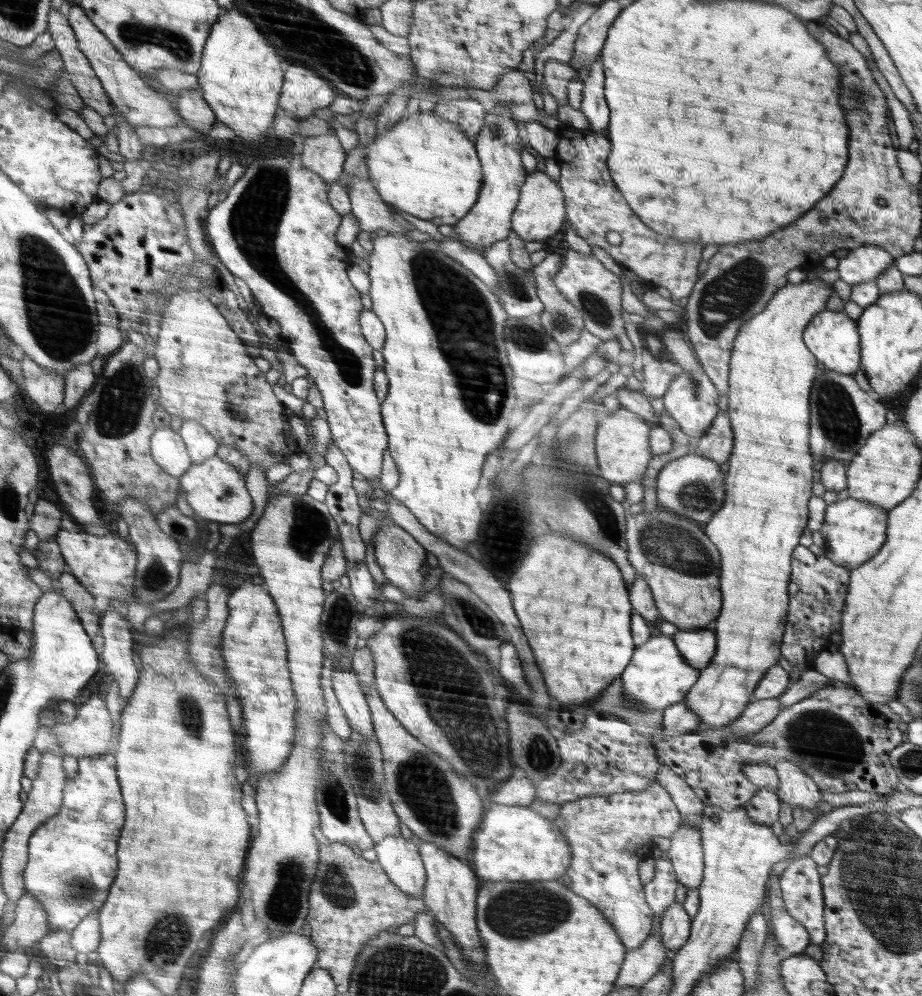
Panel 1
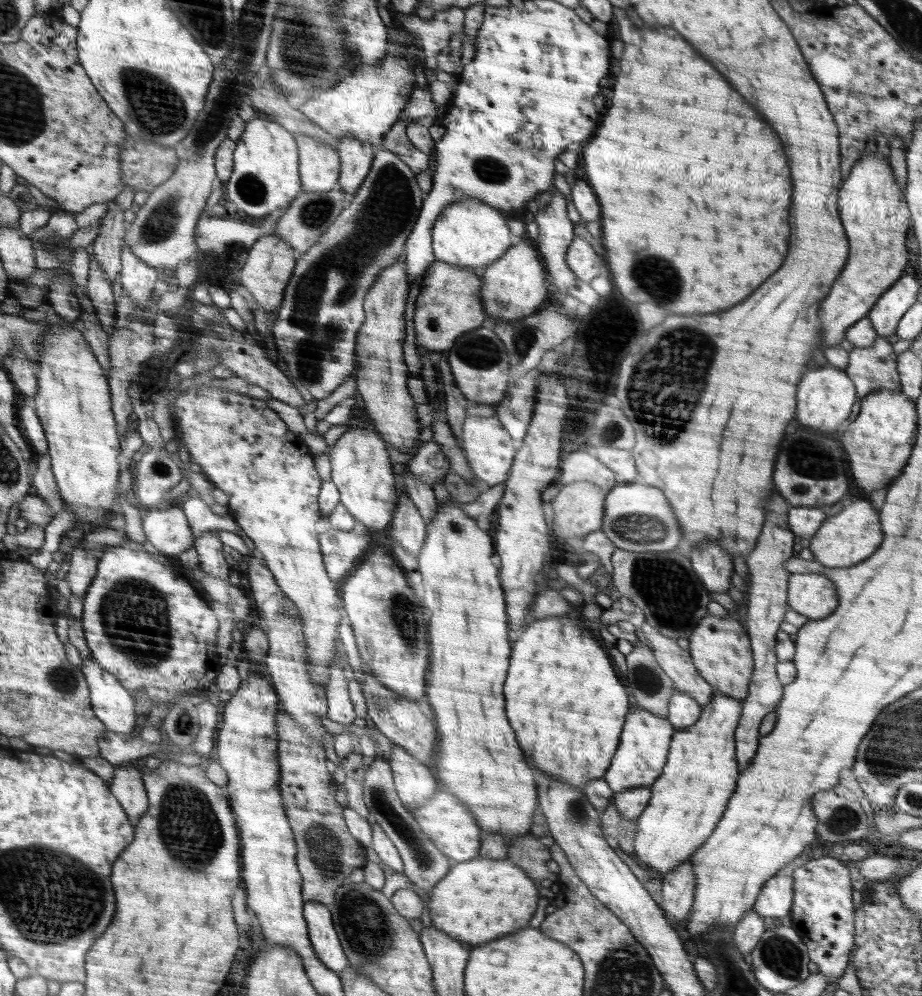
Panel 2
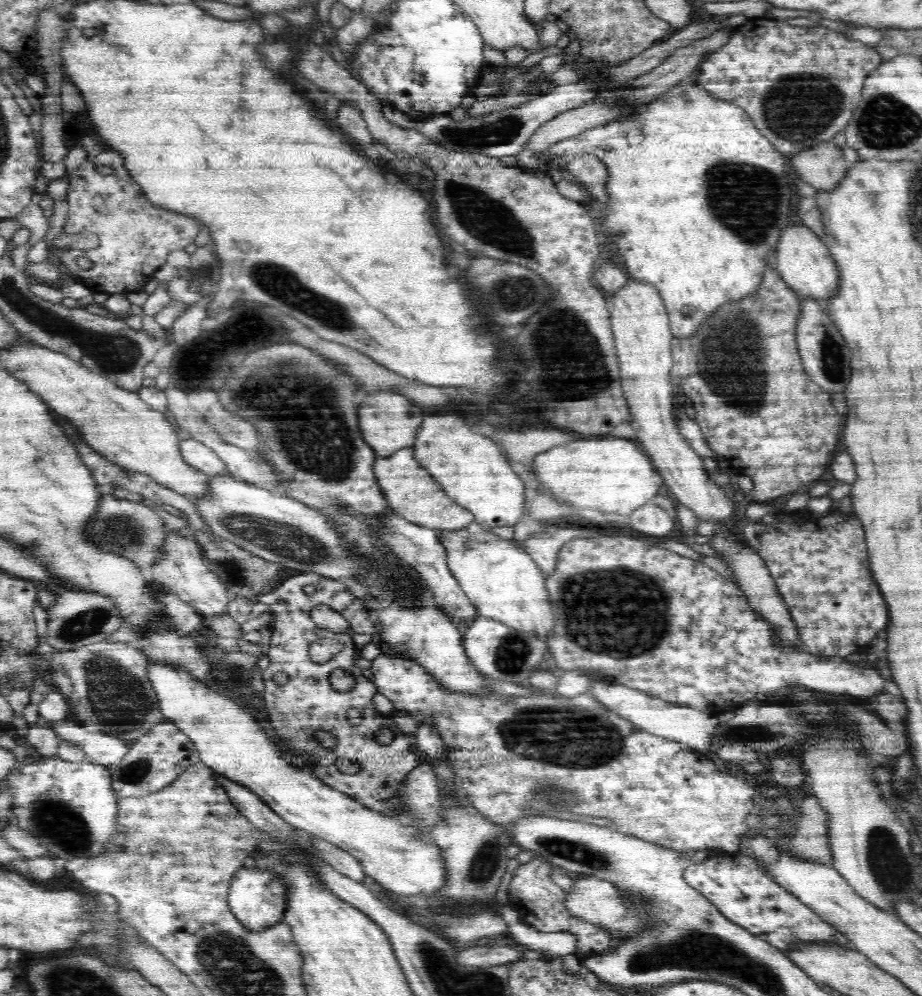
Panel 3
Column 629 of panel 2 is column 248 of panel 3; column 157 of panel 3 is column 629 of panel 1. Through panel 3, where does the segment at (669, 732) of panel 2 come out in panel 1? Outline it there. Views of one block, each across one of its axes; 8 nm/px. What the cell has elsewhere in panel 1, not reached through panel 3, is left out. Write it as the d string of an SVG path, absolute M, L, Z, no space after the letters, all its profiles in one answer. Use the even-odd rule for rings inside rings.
M663 635L651 636L644 646L636 648L636 660L628 664L628 672L624 672L624 695L628 699L634 699L650 709L662 709L672 706L674 703L684 701L688 692L700 675L700 670L692 667L680 655L680 650L676 647L675 640L671 636Z

